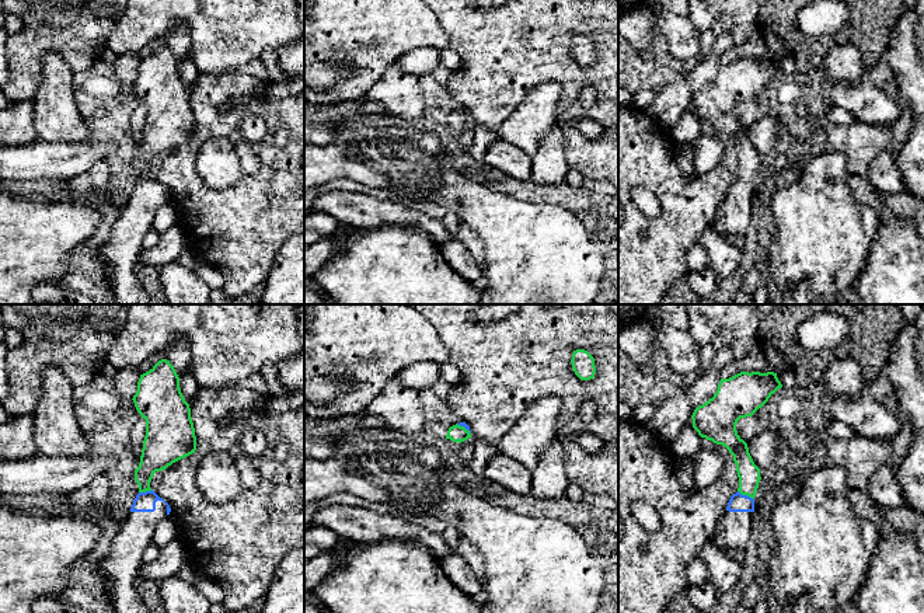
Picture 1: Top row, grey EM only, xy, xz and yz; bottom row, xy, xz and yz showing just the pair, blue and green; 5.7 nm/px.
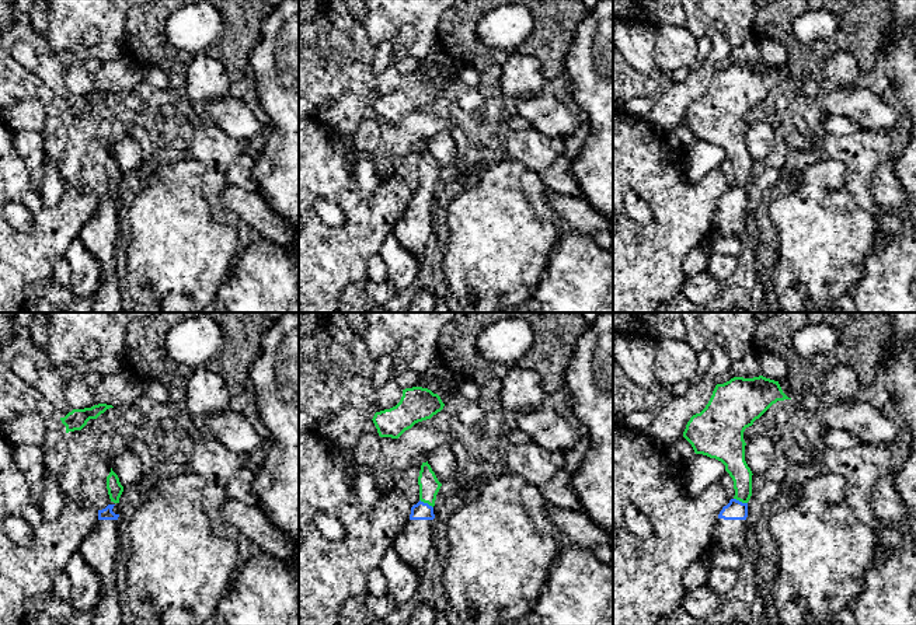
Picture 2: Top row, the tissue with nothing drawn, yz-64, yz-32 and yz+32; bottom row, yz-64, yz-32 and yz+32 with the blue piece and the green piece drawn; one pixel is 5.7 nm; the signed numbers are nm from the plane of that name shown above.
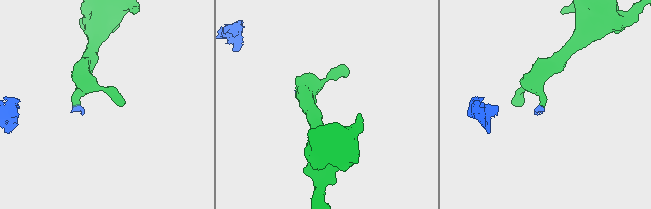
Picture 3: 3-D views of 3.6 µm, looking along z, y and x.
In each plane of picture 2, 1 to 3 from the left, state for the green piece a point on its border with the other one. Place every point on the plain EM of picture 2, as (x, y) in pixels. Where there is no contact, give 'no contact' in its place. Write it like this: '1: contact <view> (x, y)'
1: no contact
2: contact yz-32 (427, 189)
3: contact yz+32 (741, 188)

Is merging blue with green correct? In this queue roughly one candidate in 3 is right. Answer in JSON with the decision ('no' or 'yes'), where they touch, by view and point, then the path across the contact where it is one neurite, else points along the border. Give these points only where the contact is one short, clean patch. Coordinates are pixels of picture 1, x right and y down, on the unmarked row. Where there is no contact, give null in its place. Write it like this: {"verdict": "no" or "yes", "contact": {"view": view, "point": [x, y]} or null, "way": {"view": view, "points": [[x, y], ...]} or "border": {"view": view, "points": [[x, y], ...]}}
{"verdict": "yes", "contact": {"view": "yz", "point": [746, 181]}, "way": {"view": "yz", "points": [[738, 188], [746, 181], [749, 160]]}}

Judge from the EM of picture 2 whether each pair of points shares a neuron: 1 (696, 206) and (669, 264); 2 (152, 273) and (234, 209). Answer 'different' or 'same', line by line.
1: same
2: different

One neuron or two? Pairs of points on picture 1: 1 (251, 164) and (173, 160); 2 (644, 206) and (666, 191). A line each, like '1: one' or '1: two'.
1: two
2: two

